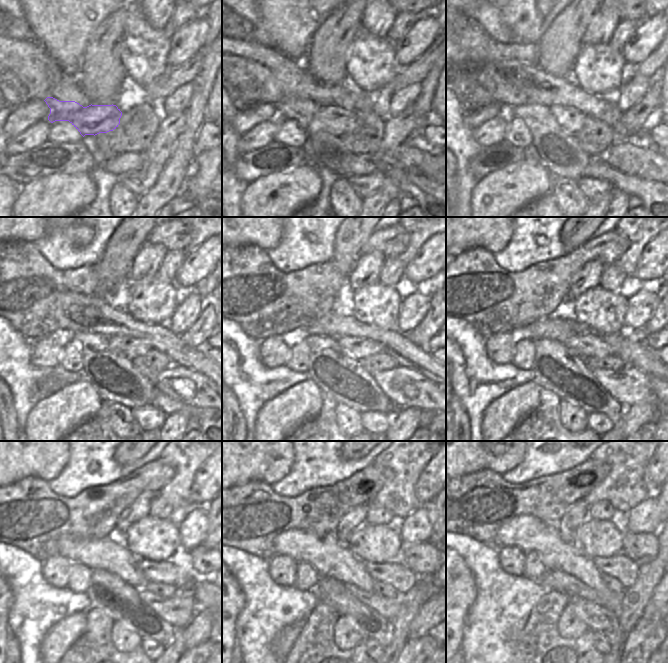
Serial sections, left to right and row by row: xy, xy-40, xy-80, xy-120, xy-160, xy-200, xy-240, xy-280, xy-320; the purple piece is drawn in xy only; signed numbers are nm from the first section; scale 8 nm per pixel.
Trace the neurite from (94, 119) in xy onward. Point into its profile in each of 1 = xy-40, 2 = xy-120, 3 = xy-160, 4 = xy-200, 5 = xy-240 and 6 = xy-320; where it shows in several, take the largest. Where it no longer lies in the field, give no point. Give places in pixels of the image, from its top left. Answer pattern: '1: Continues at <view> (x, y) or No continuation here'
1: Continues at xy-40 (337, 120)
2: Continues at xy-120 (129, 347)
3: Continues at xy-160 (357, 347)
4: Continues at xy-200 (590, 345)
5: Continues at xy-240 (176, 572)
6: Continues at xy-320 (620, 567).

